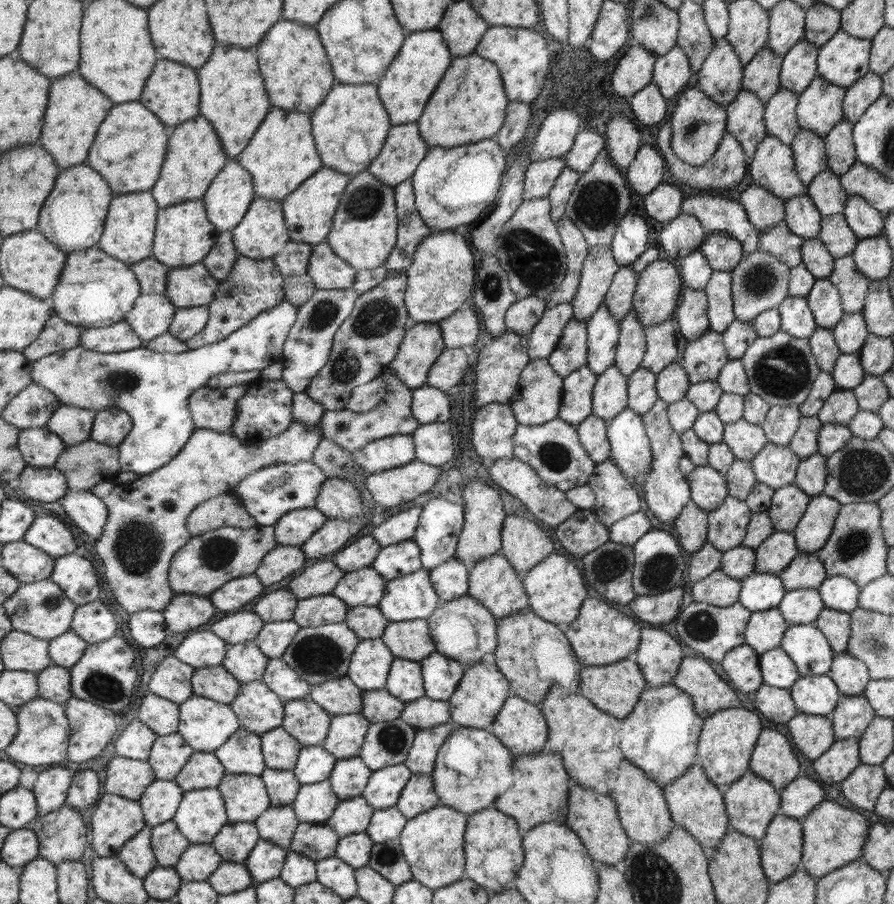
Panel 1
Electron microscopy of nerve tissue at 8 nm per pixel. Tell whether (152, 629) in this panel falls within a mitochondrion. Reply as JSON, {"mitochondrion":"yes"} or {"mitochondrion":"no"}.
{"mitochondrion":"no"}

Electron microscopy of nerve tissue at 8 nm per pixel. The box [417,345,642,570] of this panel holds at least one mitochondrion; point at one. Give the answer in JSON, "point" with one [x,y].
{"point":[553,456]}

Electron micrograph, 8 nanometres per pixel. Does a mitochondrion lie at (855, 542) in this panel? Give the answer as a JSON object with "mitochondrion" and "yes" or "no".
{"mitochondrion":"yes"}

